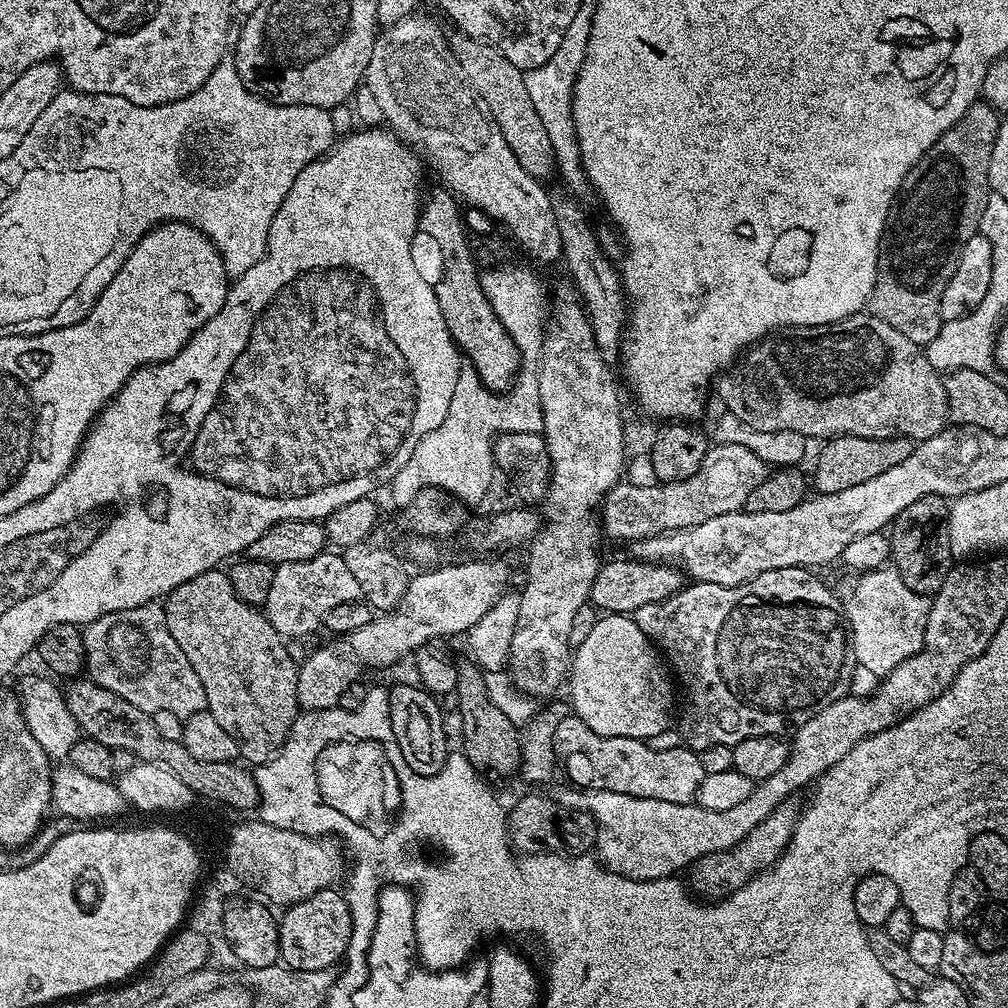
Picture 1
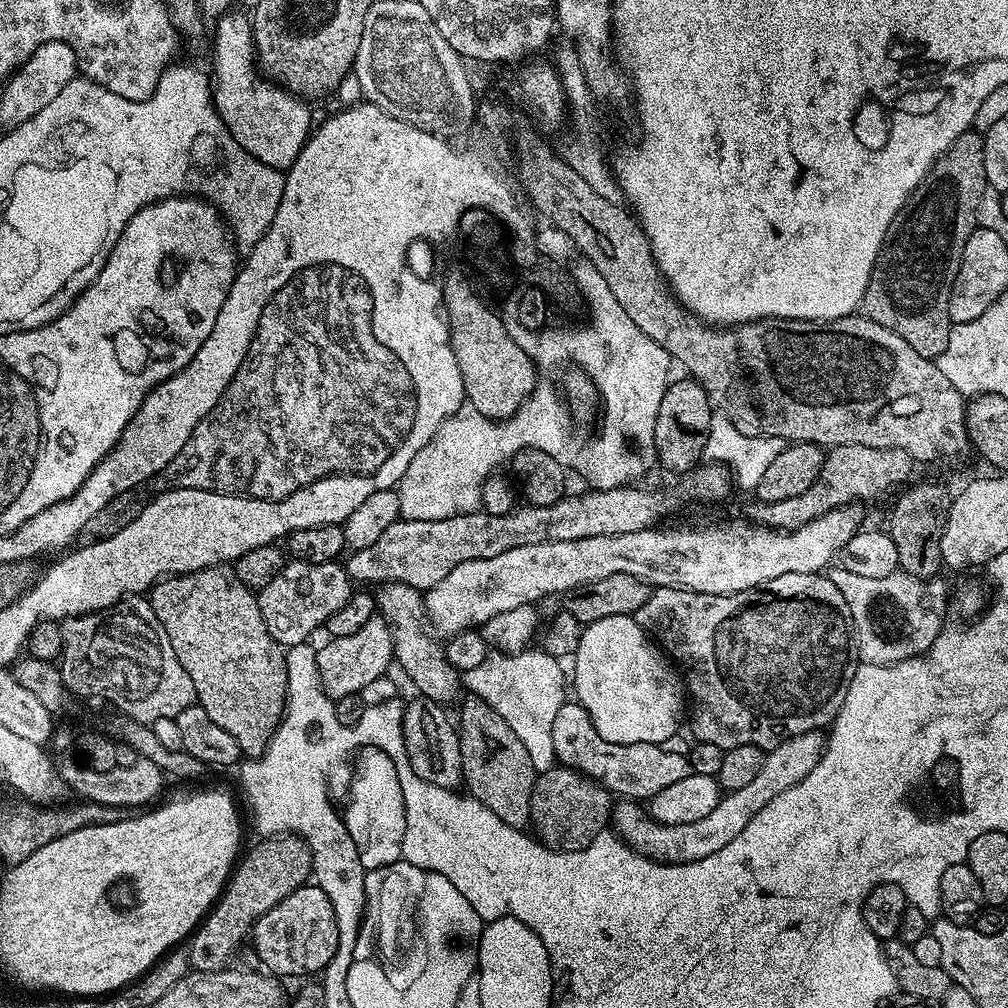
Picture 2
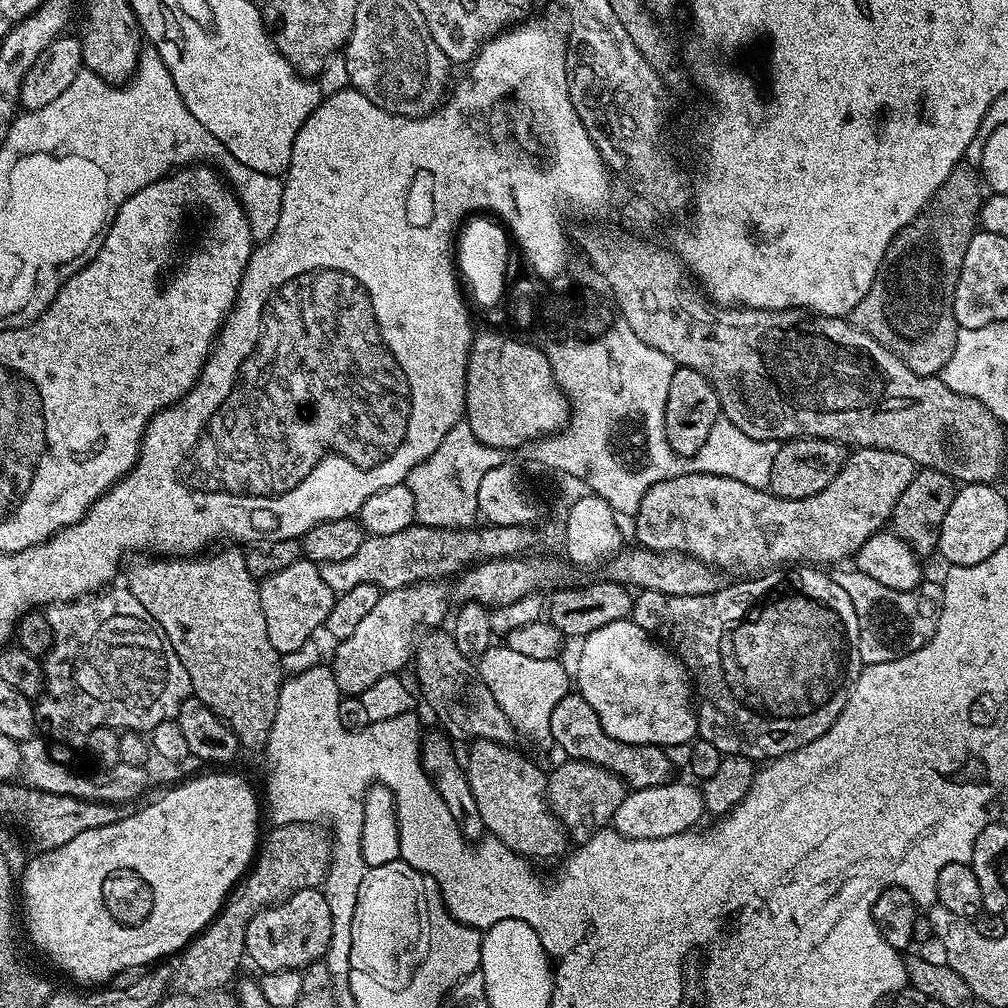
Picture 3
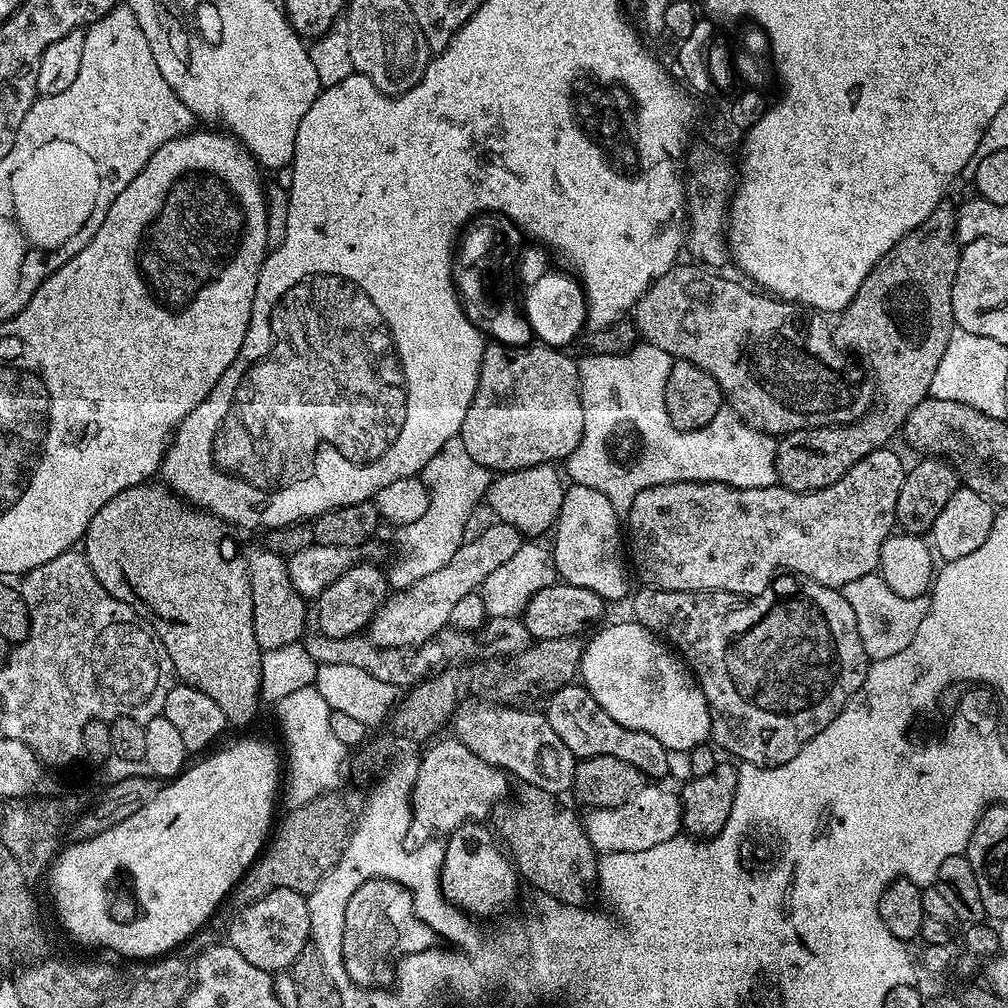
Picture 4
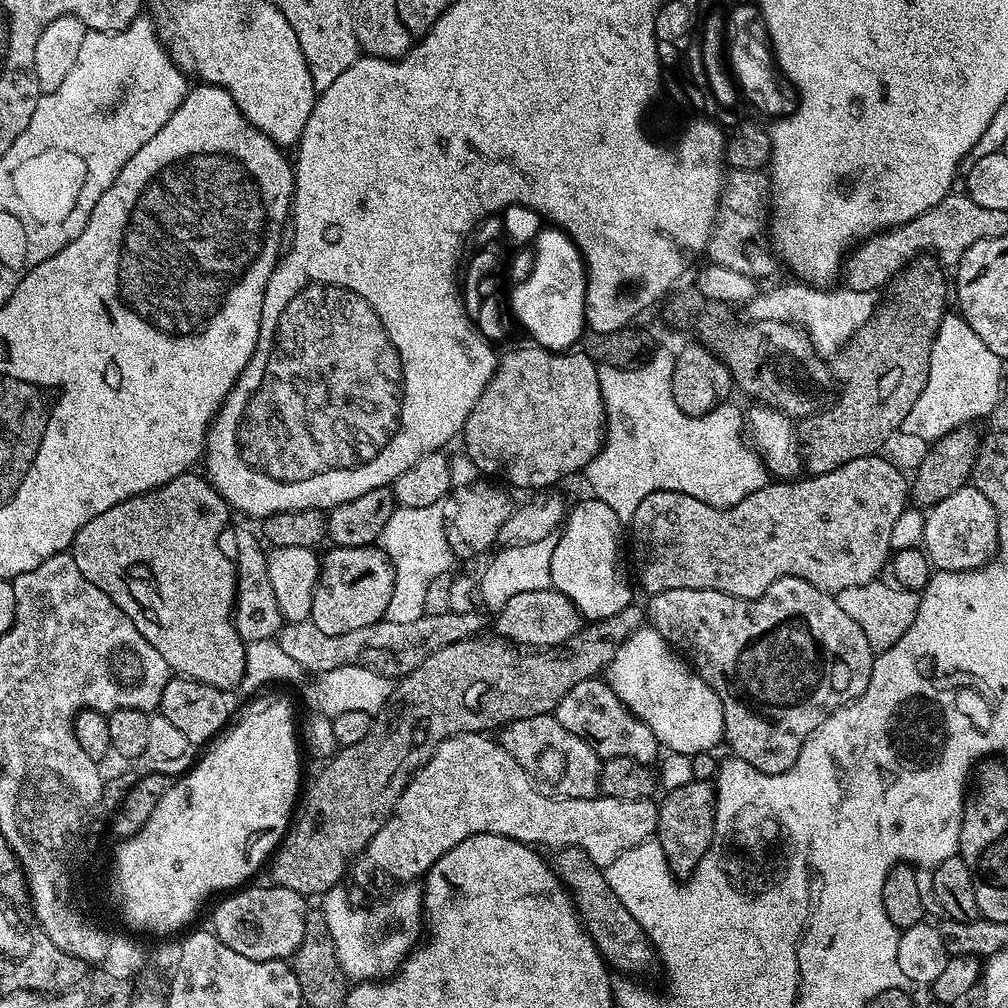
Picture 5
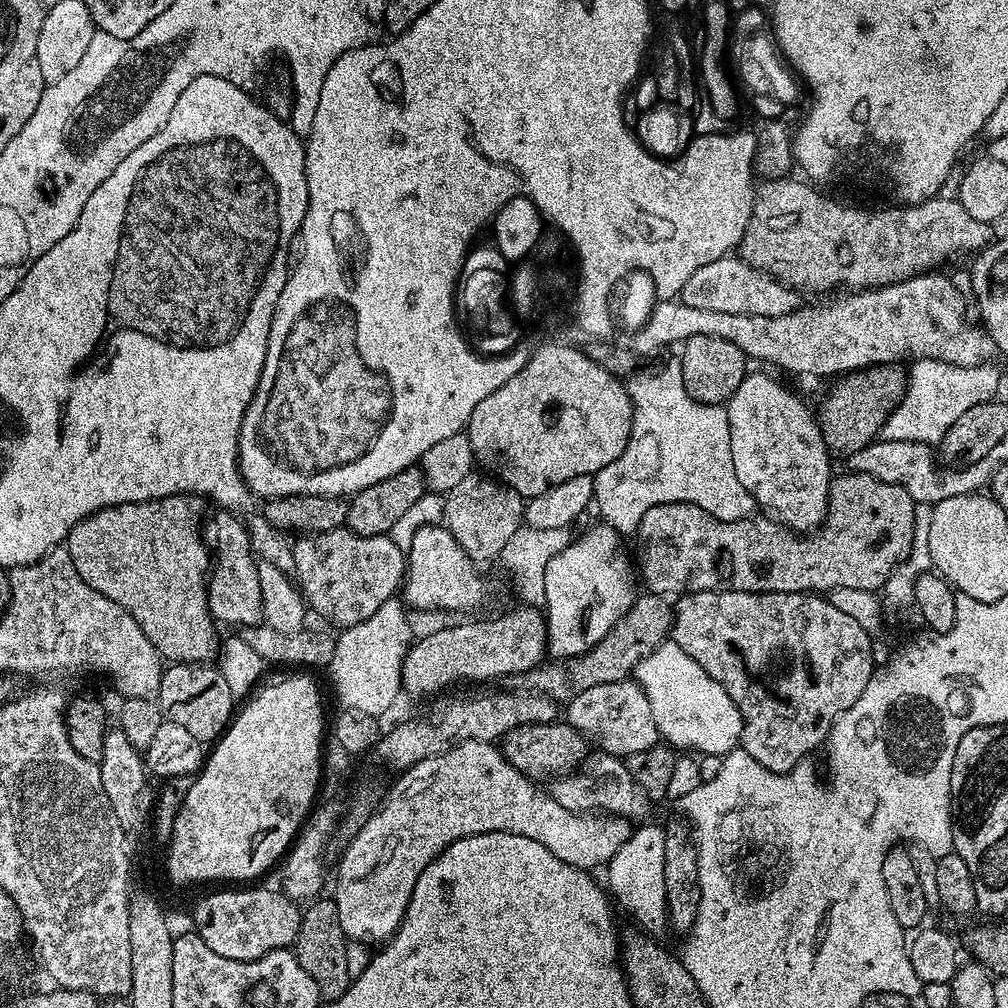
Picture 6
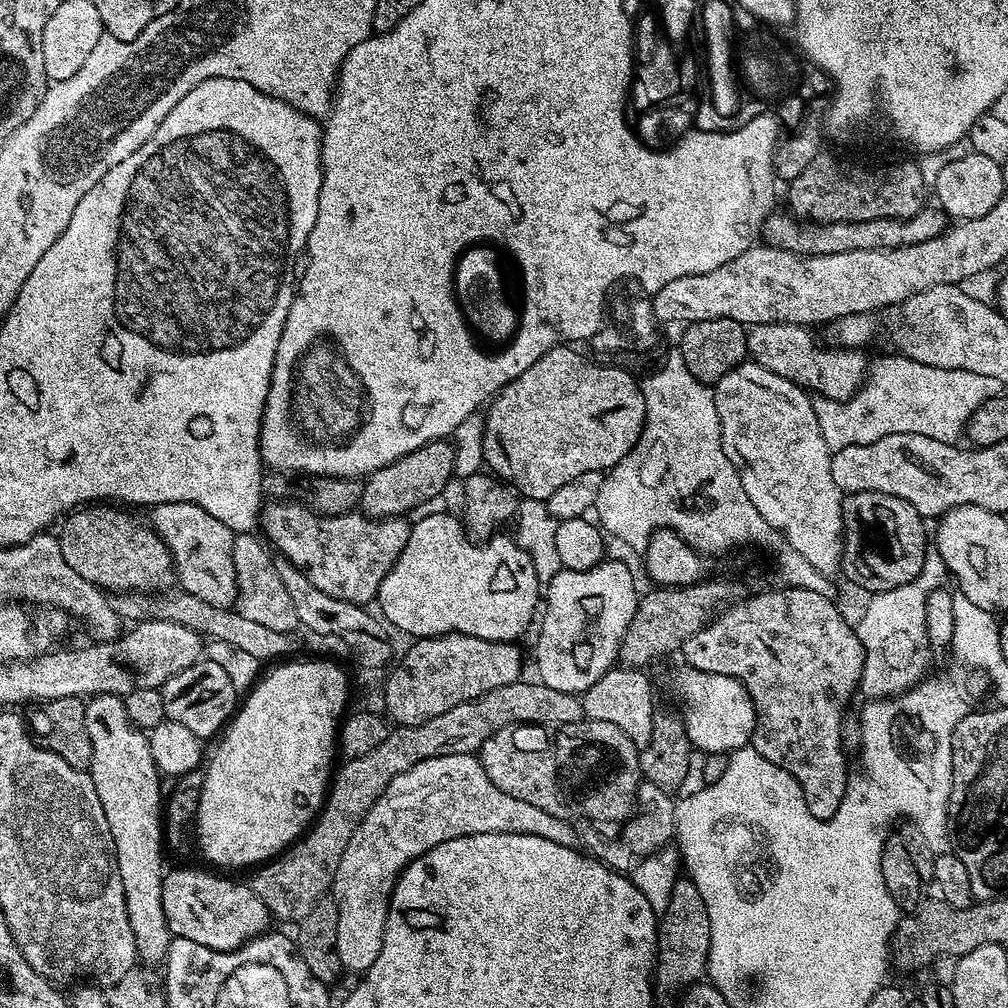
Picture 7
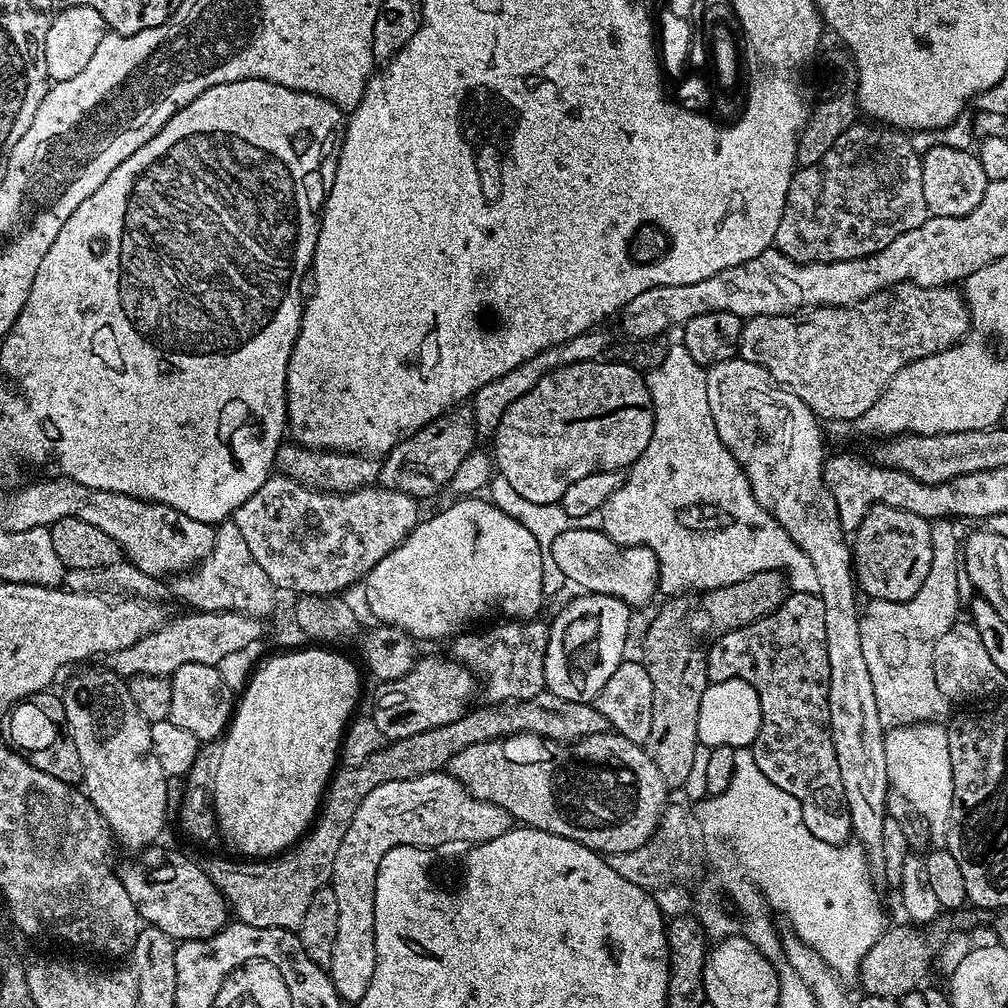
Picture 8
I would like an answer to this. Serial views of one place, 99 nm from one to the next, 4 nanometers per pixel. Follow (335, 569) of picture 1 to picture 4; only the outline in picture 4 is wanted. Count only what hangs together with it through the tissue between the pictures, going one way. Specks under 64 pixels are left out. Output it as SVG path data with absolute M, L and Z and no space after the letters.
M257 546L252 553L247 553L248 577L250 590L254 598L254 638L265 652L290 646L305 635L304 623L309 623L310 608L305 597L298 595L288 580L288 566L285 557L274 554L269 548Z

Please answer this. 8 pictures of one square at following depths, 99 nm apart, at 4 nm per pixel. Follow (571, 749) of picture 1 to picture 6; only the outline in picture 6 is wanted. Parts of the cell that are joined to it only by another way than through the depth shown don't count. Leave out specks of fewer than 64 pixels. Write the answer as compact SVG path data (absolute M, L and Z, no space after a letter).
M635 679L610 682L602 686L590 686L573 700L567 701L569 724L583 733L589 741L597 740L599 747L610 755L627 758L650 750L661 739L654 722L650 702Z

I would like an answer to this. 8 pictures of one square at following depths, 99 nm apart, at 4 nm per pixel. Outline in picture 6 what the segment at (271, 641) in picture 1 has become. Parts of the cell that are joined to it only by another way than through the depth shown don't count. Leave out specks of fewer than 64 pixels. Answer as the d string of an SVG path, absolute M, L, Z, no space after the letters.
M185 494L182 496L167 496L166 498L162 498L161 500L143 500L142 502L134 502L133 504L115 504L114 506L110 506L109 508L103 508L102 510L98 510L94 513L93 516L87 516L82 522L78 522L75 526L70 530L70 534L68 535L68 539L66 541L66 547L69 552L70 558L73 560L74 569L77 570L78 574L82 582L89 584L94 590L100 591L101 594L105 595L106 598L110 598L111 602L117 603L118 606L122 606L122 608L129 612L130 615L133 616L134 621L138 624L138 626L145 632L146 638L150 640L153 646L156 647L160 656L163 657L165 661L175 662L177 664L203 664L207 665L209 663L208 660L212 655L214 657L218 652L218 644L216 648L216 628L218 629L217 621L212 619L212 611L208 608L208 585L206 583L206 577L210 572L210 548L204 545L204 540L200 537L200 519L204 516L204 504L205 501L201 499L199 496L194 496L191 494Z

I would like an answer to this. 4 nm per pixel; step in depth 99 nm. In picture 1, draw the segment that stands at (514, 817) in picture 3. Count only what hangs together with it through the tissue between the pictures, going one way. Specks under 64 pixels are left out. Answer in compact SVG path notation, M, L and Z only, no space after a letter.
M465 662L459 665L456 674L456 691L454 699L460 714L462 730L462 751L476 771L482 774L490 772L502 776L516 772L520 762L522 740L516 726L501 712L486 690L485 673L478 665Z

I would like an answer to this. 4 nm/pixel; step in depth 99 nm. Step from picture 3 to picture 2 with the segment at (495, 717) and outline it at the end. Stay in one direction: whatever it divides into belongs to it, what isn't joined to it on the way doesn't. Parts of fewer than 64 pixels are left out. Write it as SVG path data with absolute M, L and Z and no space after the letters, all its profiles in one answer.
M388 582L379 585L374 595L377 613L384 617L384 621L392 629L392 654L398 668L400 664L401 670L408 675L409 682L420 691L417 693L423 699L431 700L432 703L441 706L448 706L460 690L462 692L462 676L447 661L441 641L426 627L421 589L398 582Z

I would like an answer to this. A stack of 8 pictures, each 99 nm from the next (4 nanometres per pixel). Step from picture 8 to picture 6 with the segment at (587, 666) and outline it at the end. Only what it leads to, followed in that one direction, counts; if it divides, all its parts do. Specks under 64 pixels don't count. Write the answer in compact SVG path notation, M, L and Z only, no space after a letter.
M603 522L588 528L576 541L565 543L546 566L543 607L548 621L547 655L556 662L586 654L626 614L634 599L628 568L620 557L621 533Z

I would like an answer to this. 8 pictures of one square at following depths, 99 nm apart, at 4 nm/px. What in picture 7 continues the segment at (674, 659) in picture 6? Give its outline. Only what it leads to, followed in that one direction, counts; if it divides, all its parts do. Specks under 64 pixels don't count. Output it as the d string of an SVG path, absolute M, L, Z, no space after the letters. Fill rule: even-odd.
M684 666L676 676L676 688L688 709L682 723L688 731L688 741L701 753L733 753L751 741L756 726L756 708L744 685L733 676L719 676L713 672L699 672L697 668ZM701 748L701 749L700 749Z

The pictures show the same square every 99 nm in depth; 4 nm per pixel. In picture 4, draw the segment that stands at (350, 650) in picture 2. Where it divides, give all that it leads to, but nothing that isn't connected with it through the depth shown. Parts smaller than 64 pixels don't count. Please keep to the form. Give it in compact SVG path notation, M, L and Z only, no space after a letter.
M492 522L489 528L484 528L476 537L469 539L461 544L458 550L454 550L454 558L442 570L434 570L434 574L426 574L418 582L411 584L409 588L396 590L389 595L382 607L377 610L372 618L371 624L368 625L366 632L374 645L379 648L397 648L397 649L414 649L425 643L428 639L434 639L443 628L449 627L449 620L453 613L453 607L466 594L475 592L498 570L498 566L503 566L508 559L514 554L518 554L522 543L522 533L512 525L501 522Z

